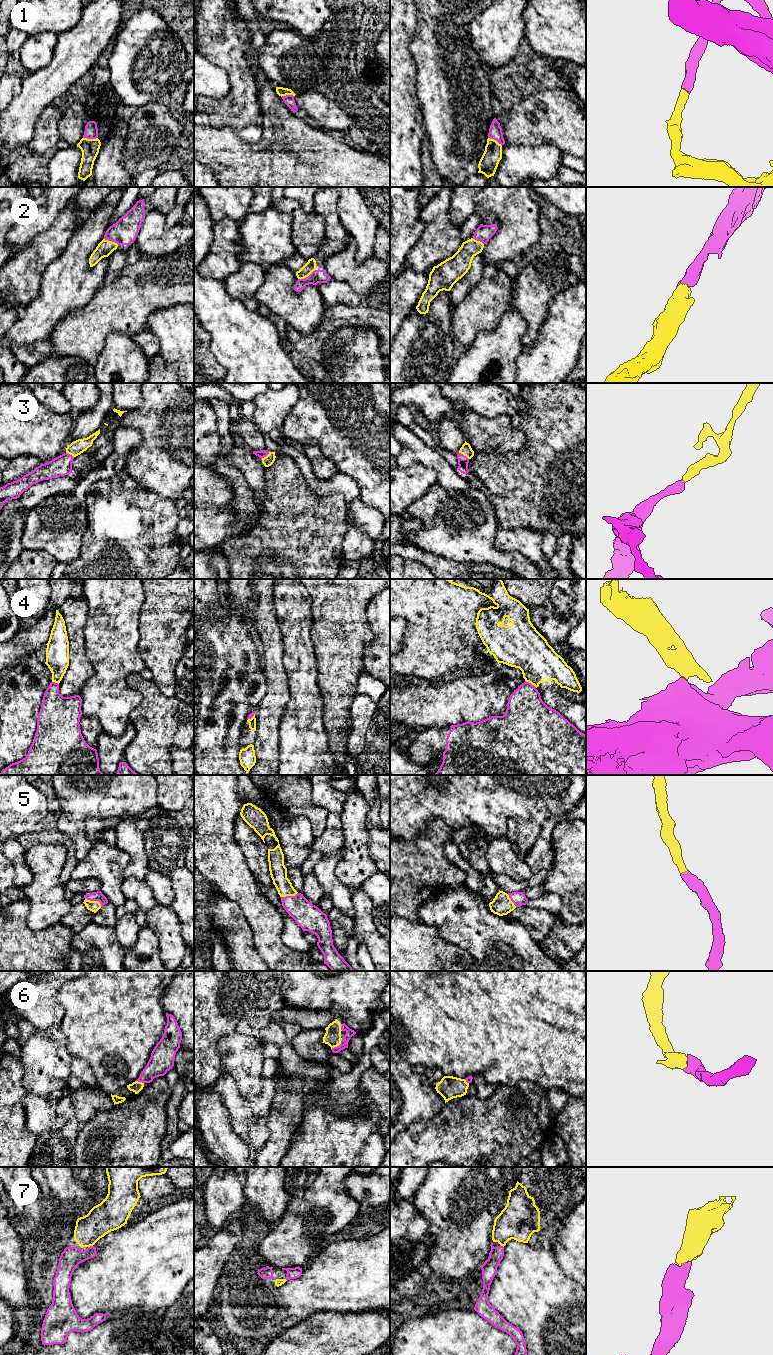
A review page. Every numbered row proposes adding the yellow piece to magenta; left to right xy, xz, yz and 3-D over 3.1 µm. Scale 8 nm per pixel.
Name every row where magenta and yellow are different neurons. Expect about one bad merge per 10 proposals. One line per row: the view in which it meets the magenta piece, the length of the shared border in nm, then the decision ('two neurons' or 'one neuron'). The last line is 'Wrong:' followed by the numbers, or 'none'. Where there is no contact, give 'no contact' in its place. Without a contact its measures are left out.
1: contact in xy; length 120 nm; one neuron
2: contact in xz; length 170 nm; one neuron
3: contact in yz; length 100 nm; one neuron
4: contact in yz; length 110 nm; two neurons
5: contact in xy; length 150 nm; one neuron
6: contact in xz; length 90 nm; one neuron
7: contact in xy; length 40 nm; one neuron
Wrong: 4

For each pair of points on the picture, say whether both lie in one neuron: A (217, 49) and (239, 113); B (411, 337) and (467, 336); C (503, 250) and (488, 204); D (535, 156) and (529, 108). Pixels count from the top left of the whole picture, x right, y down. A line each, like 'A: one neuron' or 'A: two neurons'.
A: one neuron
B: two neurons
C: one neuron
D: two neurons

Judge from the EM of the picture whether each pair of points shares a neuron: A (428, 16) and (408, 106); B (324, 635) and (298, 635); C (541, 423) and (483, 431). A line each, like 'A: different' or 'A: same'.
A: different
B: different
C: different

